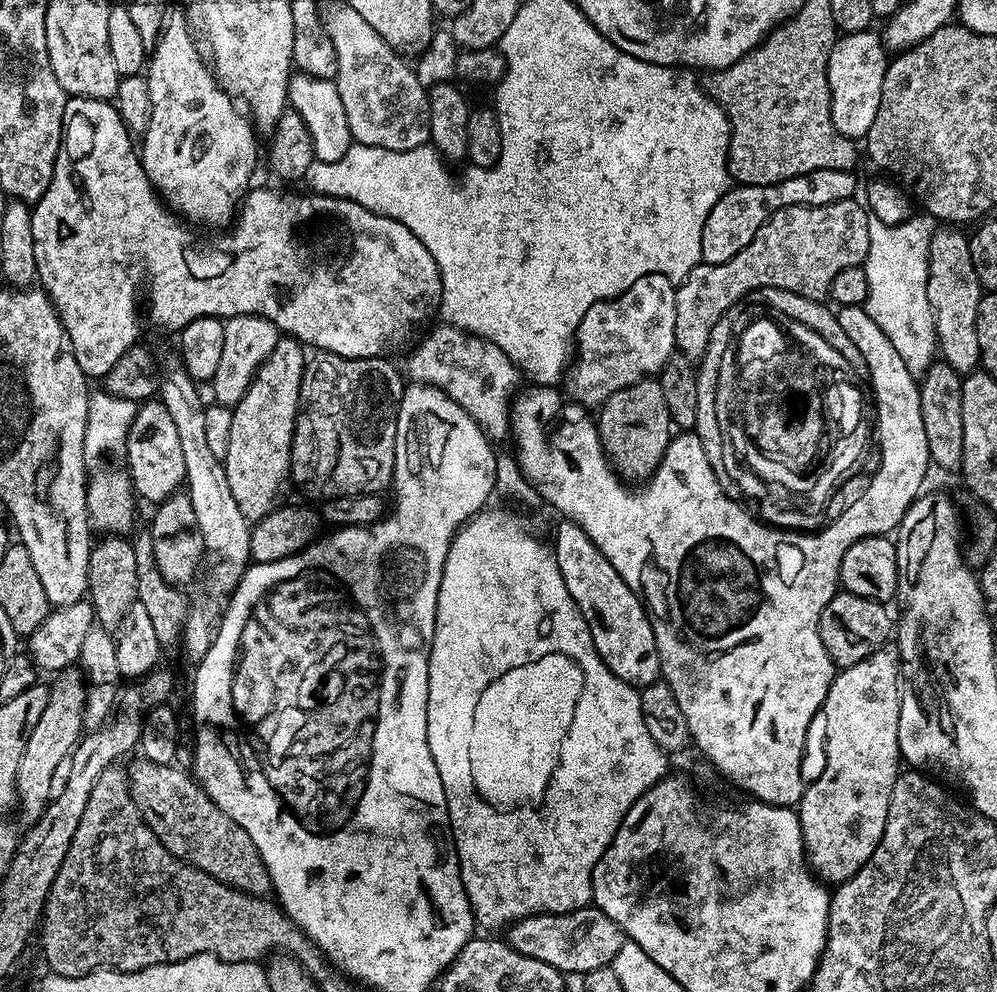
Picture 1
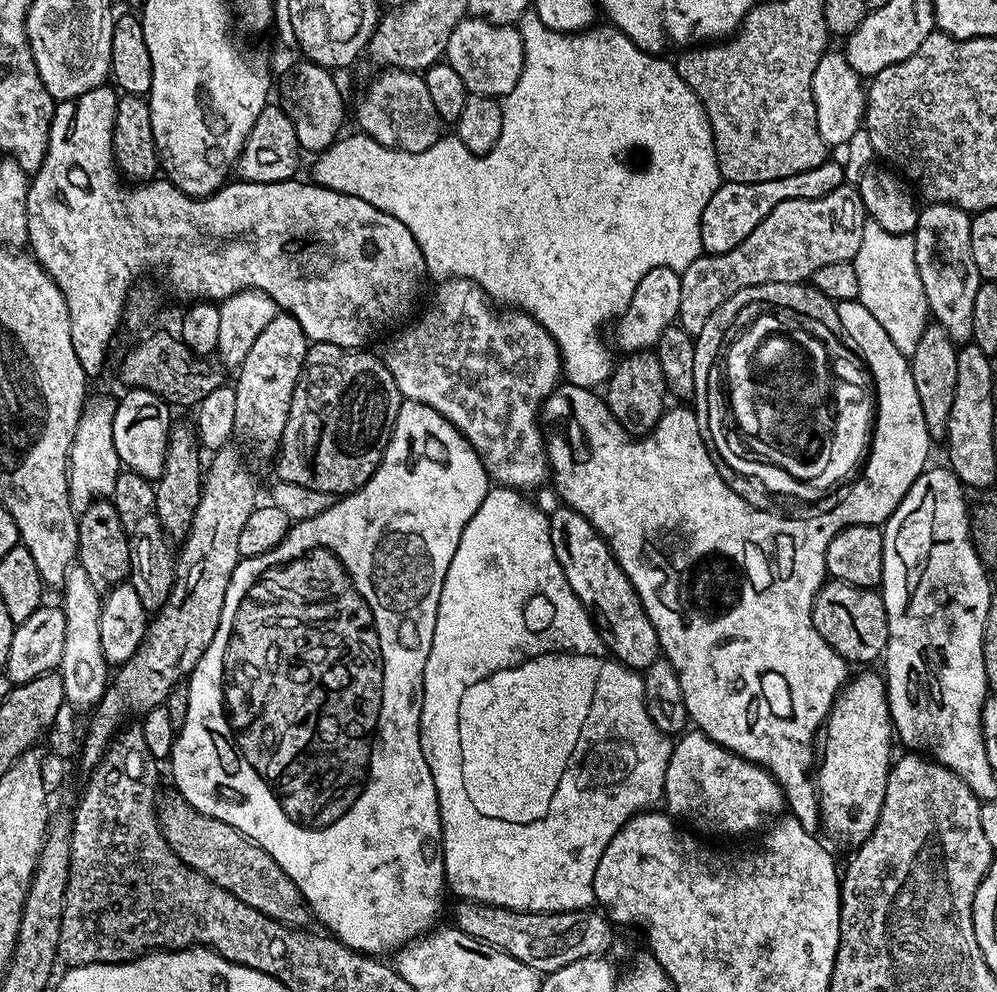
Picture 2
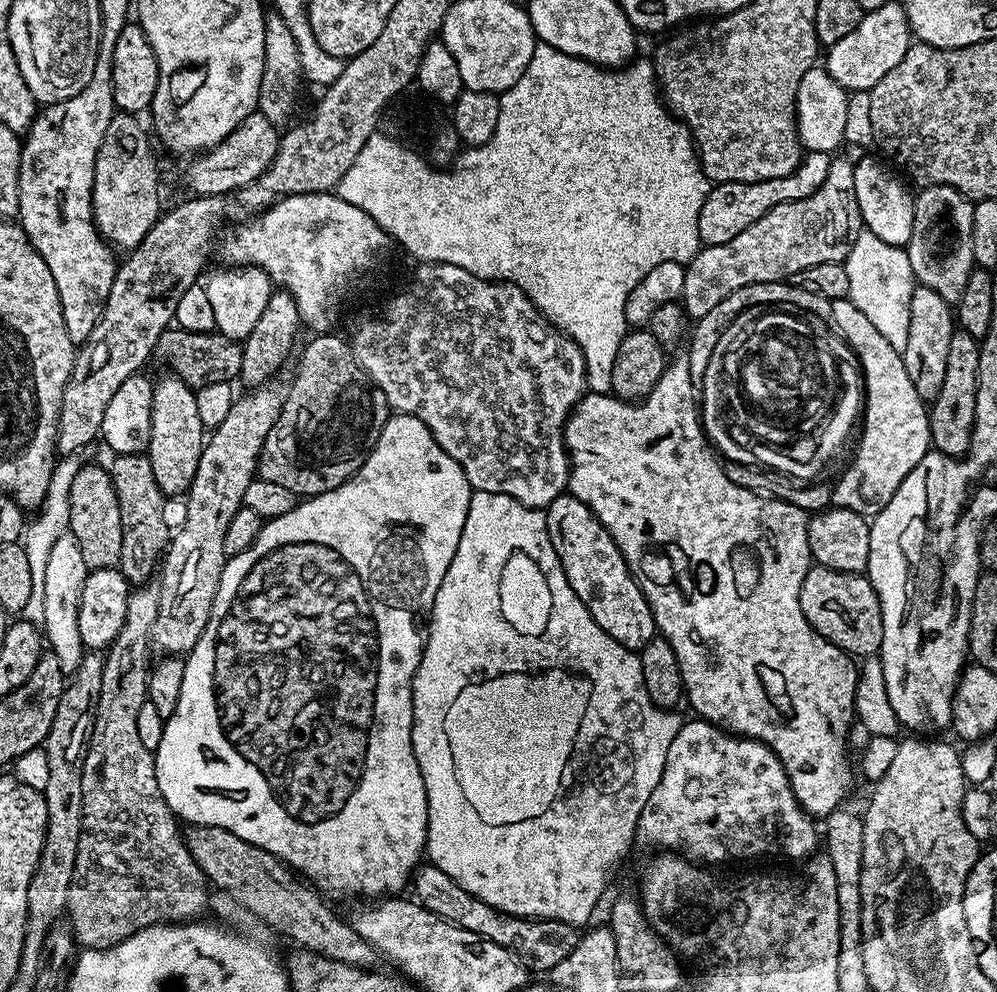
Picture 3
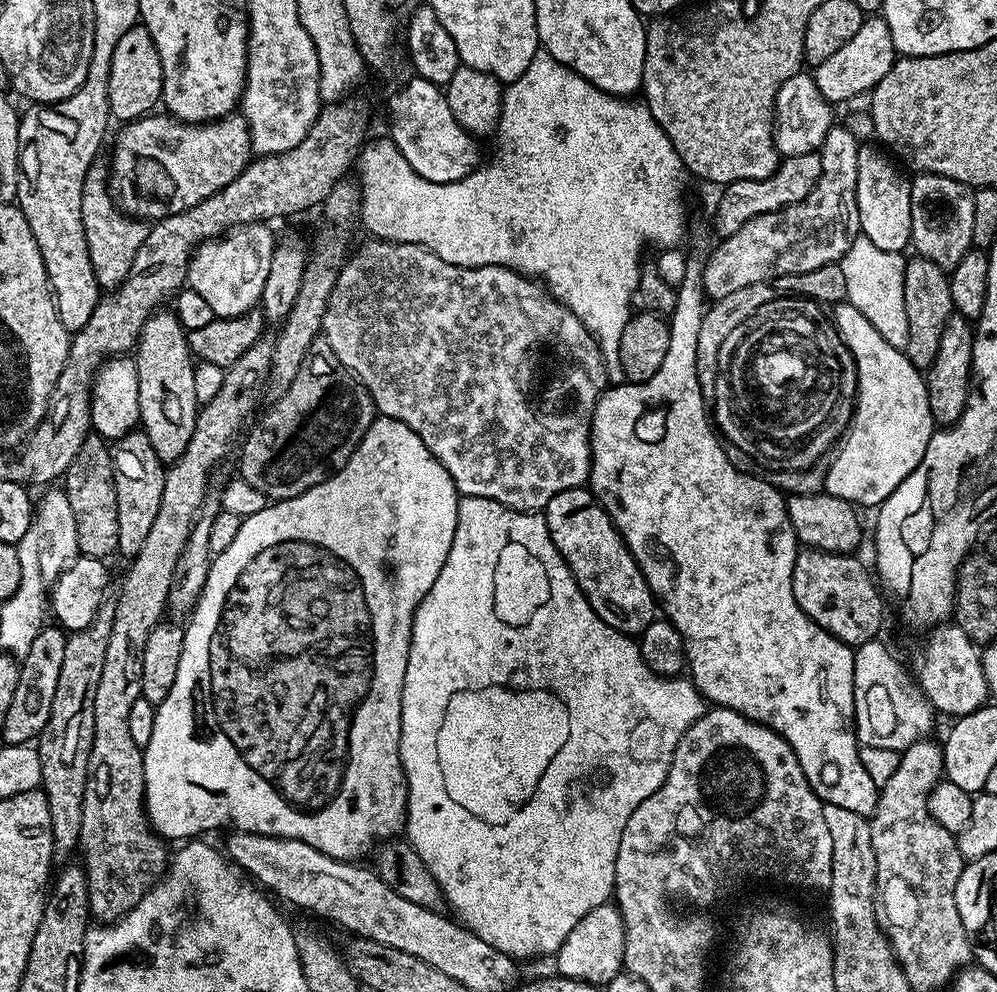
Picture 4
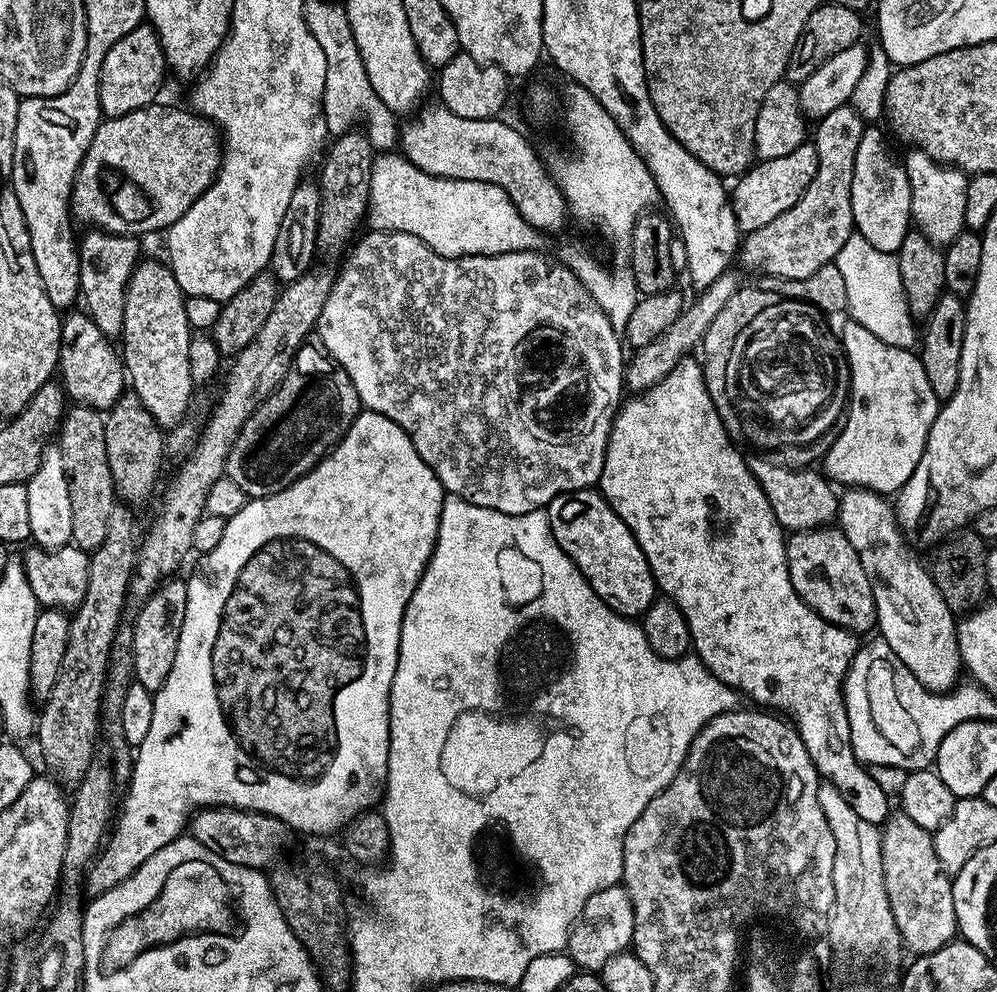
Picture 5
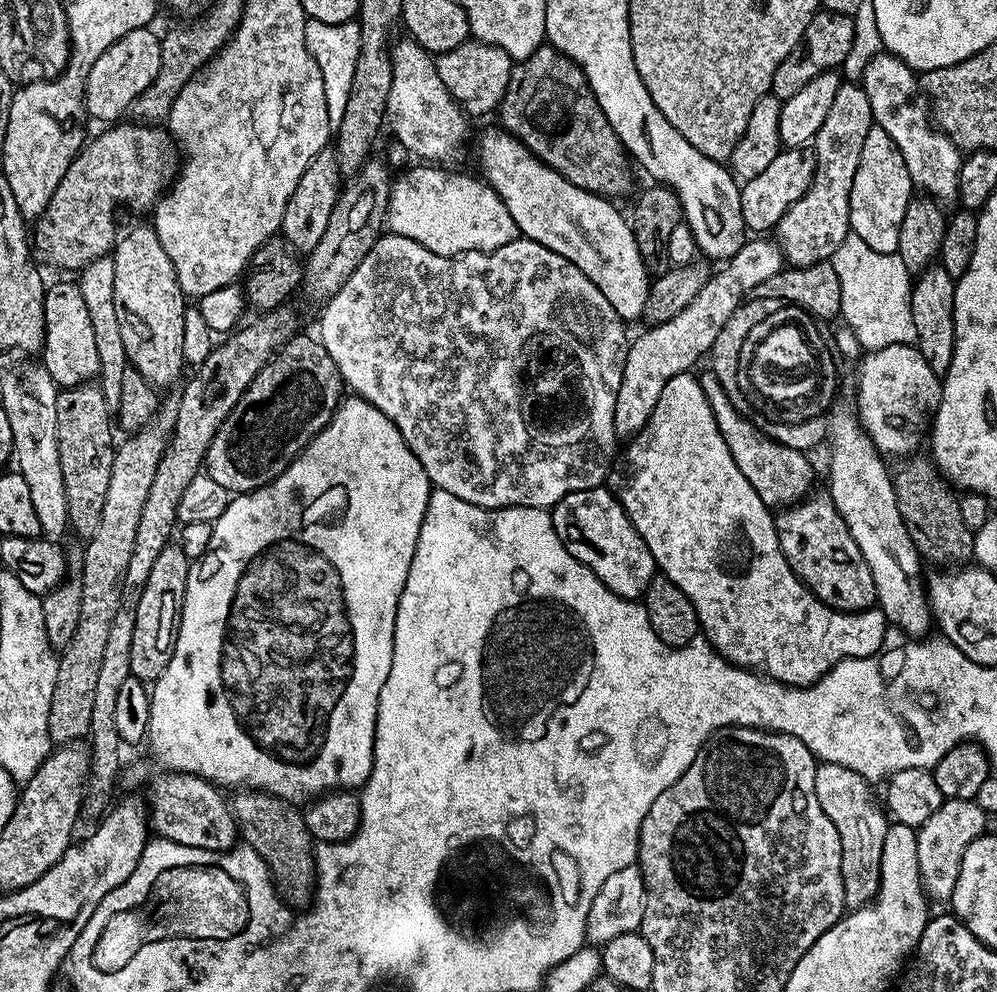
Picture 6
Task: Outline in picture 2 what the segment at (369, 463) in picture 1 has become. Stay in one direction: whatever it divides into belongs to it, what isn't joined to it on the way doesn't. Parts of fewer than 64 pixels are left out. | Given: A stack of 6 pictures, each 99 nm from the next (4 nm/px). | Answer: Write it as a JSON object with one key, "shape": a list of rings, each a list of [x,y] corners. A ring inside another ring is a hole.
{"shape":[[[313,343],[309,347],[306,358],[304,359],[304,369],[300,372],[300,377],[296,380],[294,398],[290,402],[290,414],[286,418],[286,430],[282,434],[278,455],[274,460],[277,472],[275,475],[286,482],[298,482],[298,486],[310,486],[310,490],[330,492],[336,498],[343,498],[349,492],[358,491],[372,477],[374,470],[378,470],[378,466],[382,462],[384,451],[392,437],[394,422],[398,418],[398,410],[400,409],[401,403],[402,397],[398,390],[398,382],[394,382],[394,374],[390,374],[390,370],[379,355],[371,356],[368,350],[343,348],[337,344]]]}

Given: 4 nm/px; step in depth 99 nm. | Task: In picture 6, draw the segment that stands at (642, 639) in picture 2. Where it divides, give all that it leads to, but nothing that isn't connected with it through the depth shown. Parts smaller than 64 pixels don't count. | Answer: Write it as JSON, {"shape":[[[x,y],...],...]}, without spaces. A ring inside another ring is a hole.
{"shape":[[[607,487],[566,494],[551,509],[551,514],[562,546],[566,546],[566,550],[570,550],[570,554],[574,554],[574,558],[588,567],[609,590],[627,600],[639,601],[643,597],[658,569],[646,542],[642,542],[619,500]]]}

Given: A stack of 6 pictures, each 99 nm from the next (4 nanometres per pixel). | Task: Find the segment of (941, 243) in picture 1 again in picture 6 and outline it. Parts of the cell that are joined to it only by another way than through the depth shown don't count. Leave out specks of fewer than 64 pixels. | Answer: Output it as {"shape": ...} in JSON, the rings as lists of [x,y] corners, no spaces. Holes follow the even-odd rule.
{"shape":[[[881,51],[880,55],[874,57],[870,62],[870,66],[866,66],[862,87],[866,98],[870,98],[875,127],[884,128],[886,134],[890,134],[890,138],[894,138],[894,146],[898,146],[898,150],[902,154],[902,162],[906,162],[906,170],[910,174],[913,185],[923,195],[937,202],[955,201],[962,153],[960,149],[953,146],[948,136],[930,123],[930,108],[918,87],[918,76],[913,68],[899,60],[897,56],[892,55],[891,52]]]}

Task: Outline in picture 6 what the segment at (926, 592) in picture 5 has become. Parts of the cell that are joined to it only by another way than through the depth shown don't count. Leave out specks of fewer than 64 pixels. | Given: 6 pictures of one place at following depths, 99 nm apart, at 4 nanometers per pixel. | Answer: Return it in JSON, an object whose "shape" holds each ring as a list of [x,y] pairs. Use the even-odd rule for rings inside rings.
{"shape":[[[851,391],[839,393],[827,421],[826,444],[832,447],[832,457],[828,460],[827,495],[832,497],[838,514],[842,514],[842,522],[846,522],[850,538],[858,542],[858,550],[862,550],[866,566],[870,566],[876,587],[876,604],[884,611],[889,625],[896,627],[897,624],[905,632],[905,637],[923,637],[923,632],[934,624],[932,609],[928,607],[925,585],[916,581],[922,557],[902,522],[902,514],[898,514],[898,498],[892,485],[893,473],[890,468],[888,472],[882,454],[865,434]]]}

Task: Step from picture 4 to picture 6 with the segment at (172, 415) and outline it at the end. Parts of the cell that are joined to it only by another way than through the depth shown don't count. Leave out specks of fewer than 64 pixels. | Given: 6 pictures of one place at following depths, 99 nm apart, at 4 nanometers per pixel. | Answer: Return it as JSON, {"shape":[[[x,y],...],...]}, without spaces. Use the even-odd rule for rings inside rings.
{"shape":[[[148,223],[130,229],[125,236],[123,233],[114,245],[111,258],[114,262],[114,310],[118,310],[118,327],[122,330],[122,342],[126,345],[129,365],[137,368],[142,378],[146,378],[146,382],[150,382],[153,388],[168,388],[179,378],[180,371],[186,368],[182,352],[186,297],[178,286],[170,254],[162,250],[162,242],[155,227]]]}

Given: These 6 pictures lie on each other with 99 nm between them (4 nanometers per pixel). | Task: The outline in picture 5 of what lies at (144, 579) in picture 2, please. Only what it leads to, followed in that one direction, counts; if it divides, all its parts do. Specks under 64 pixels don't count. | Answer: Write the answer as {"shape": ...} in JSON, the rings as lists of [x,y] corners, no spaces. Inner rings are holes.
{"shape":[[[131,388],[125,389],[118,402],[107,411],[104,421],[107,461],[115,480],[117,497],[127,505],[142,504],[150,496],[166,454],[166,438],[156,419],[143,406]]]}

